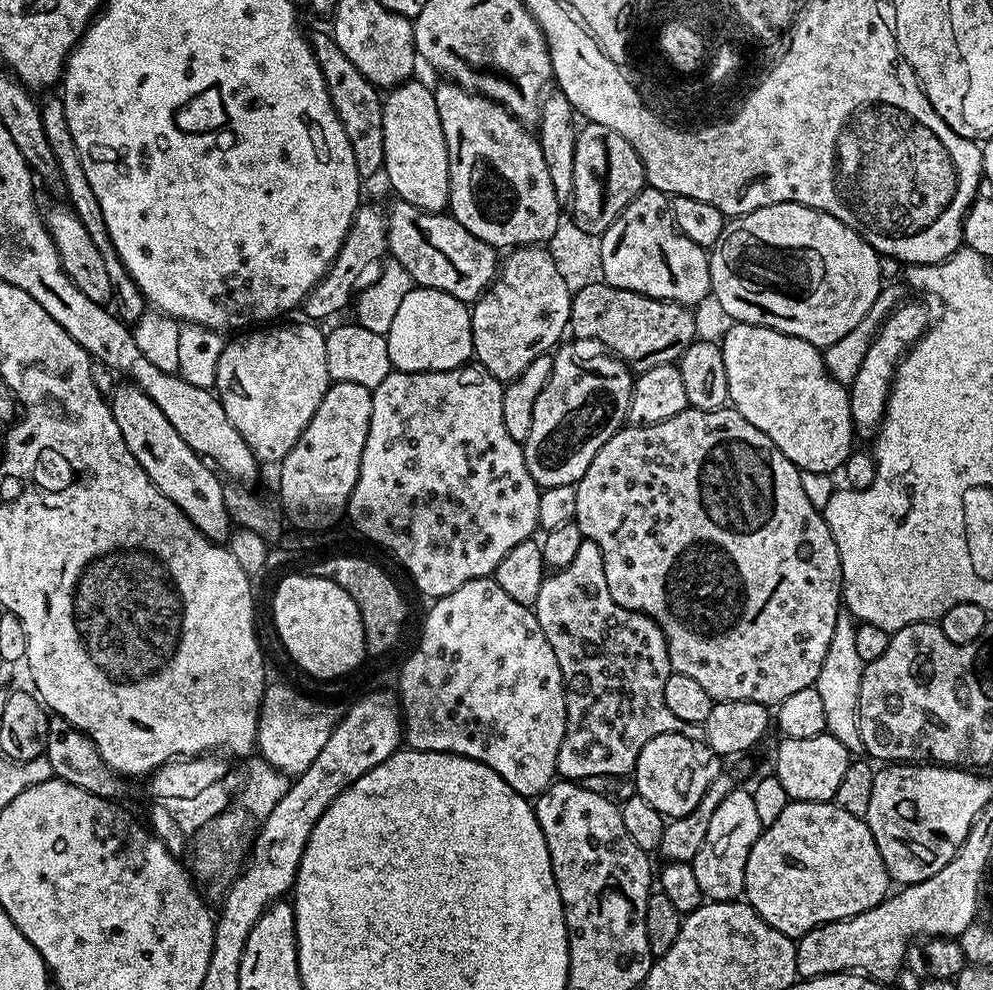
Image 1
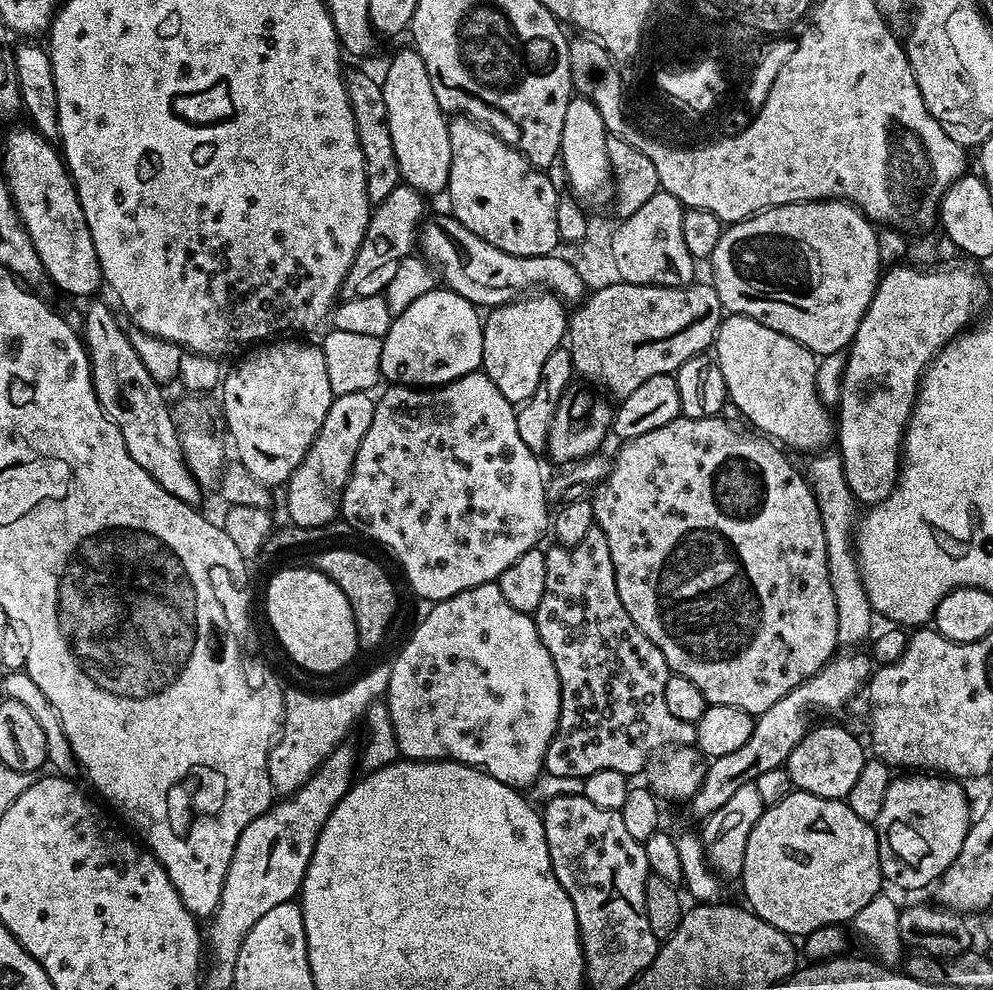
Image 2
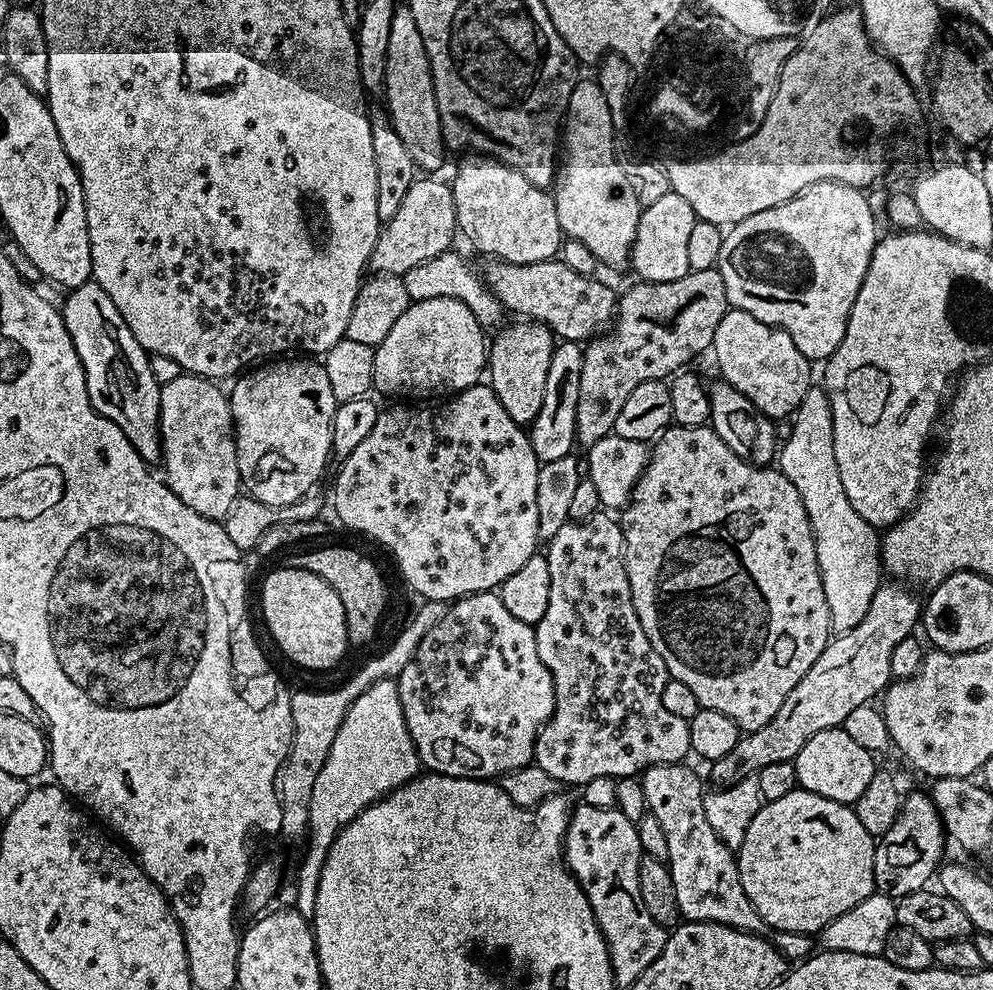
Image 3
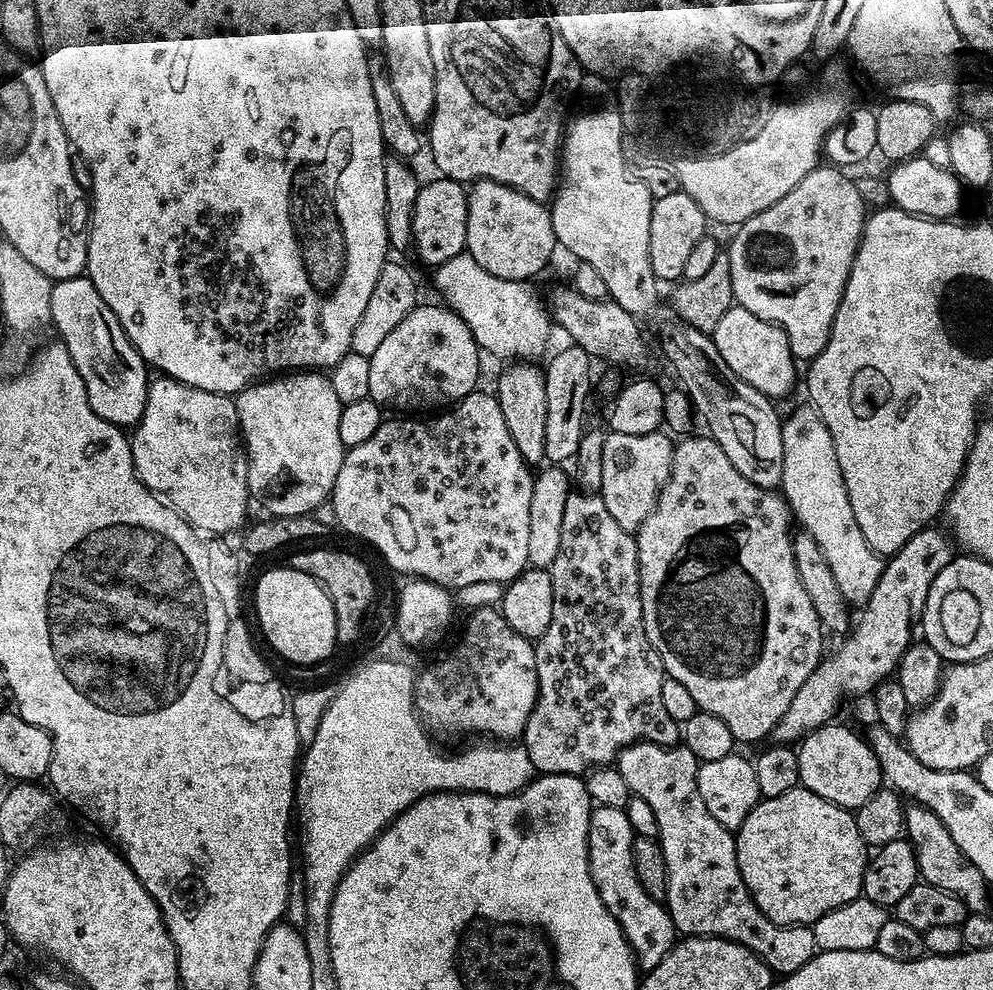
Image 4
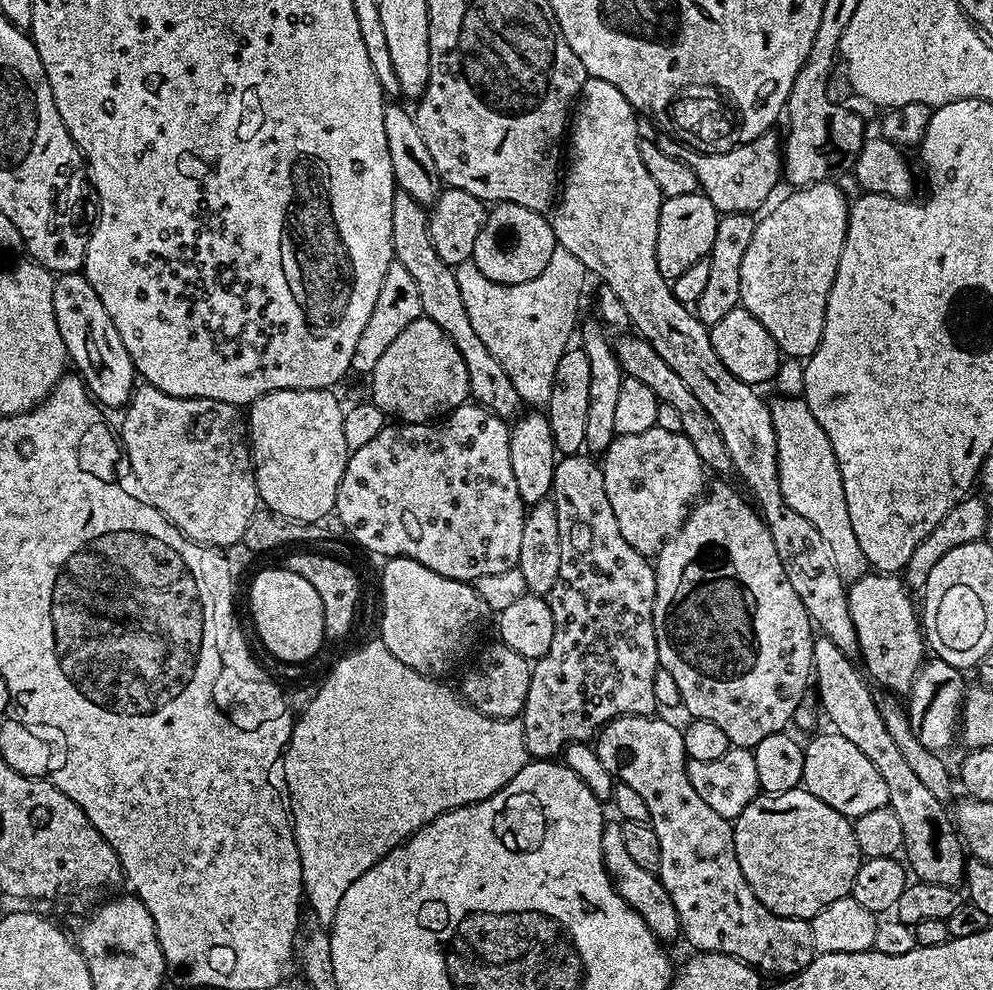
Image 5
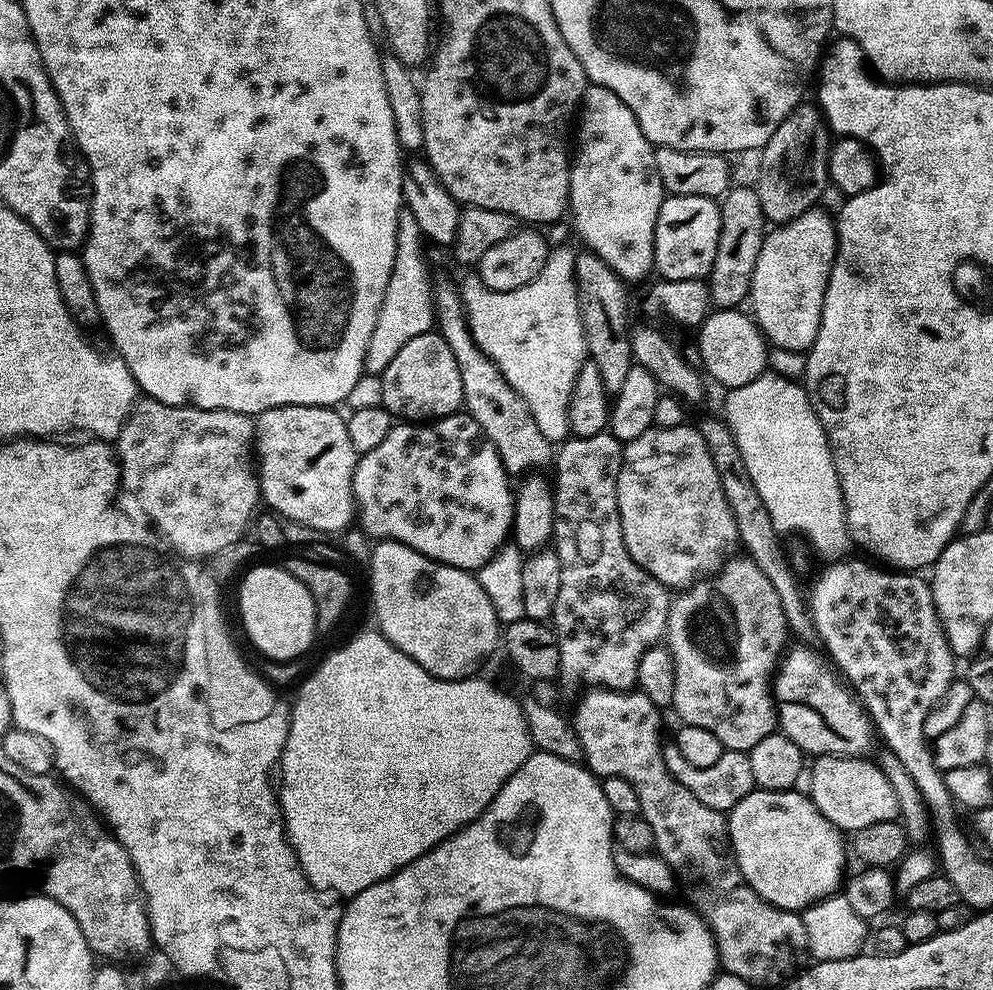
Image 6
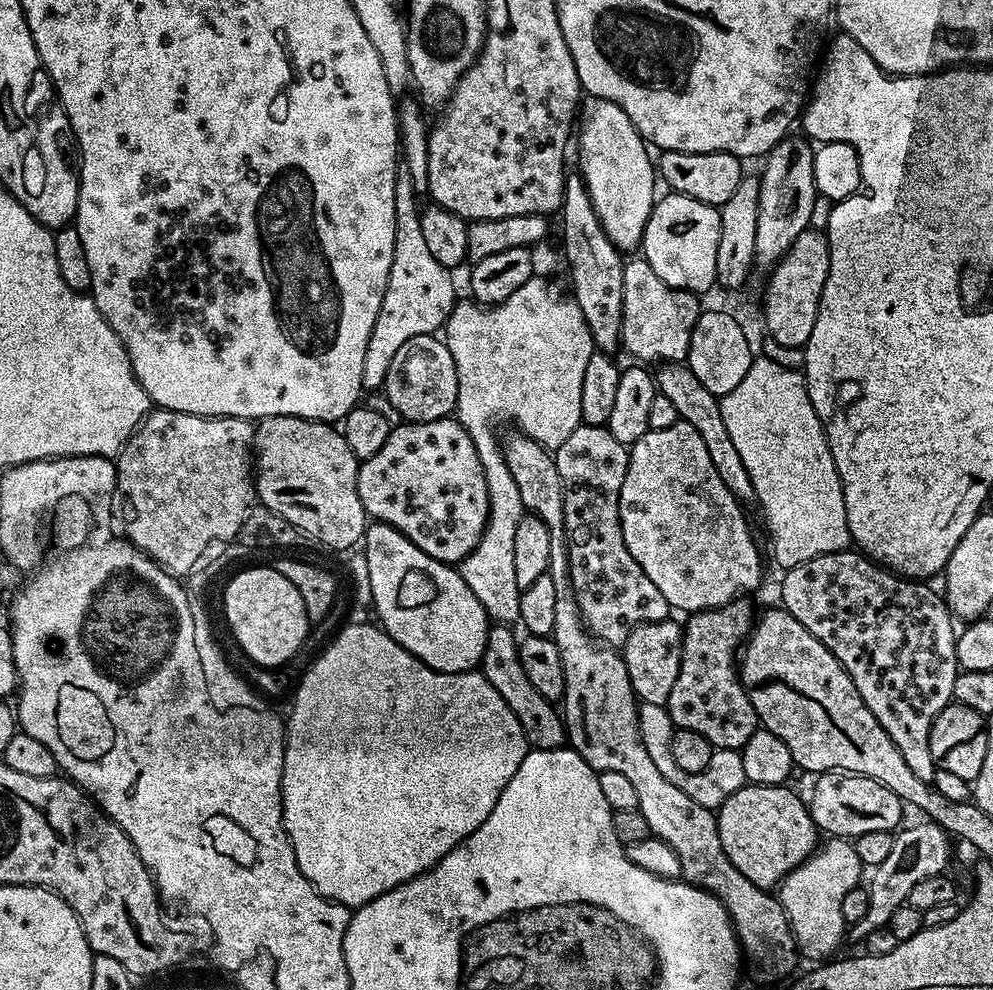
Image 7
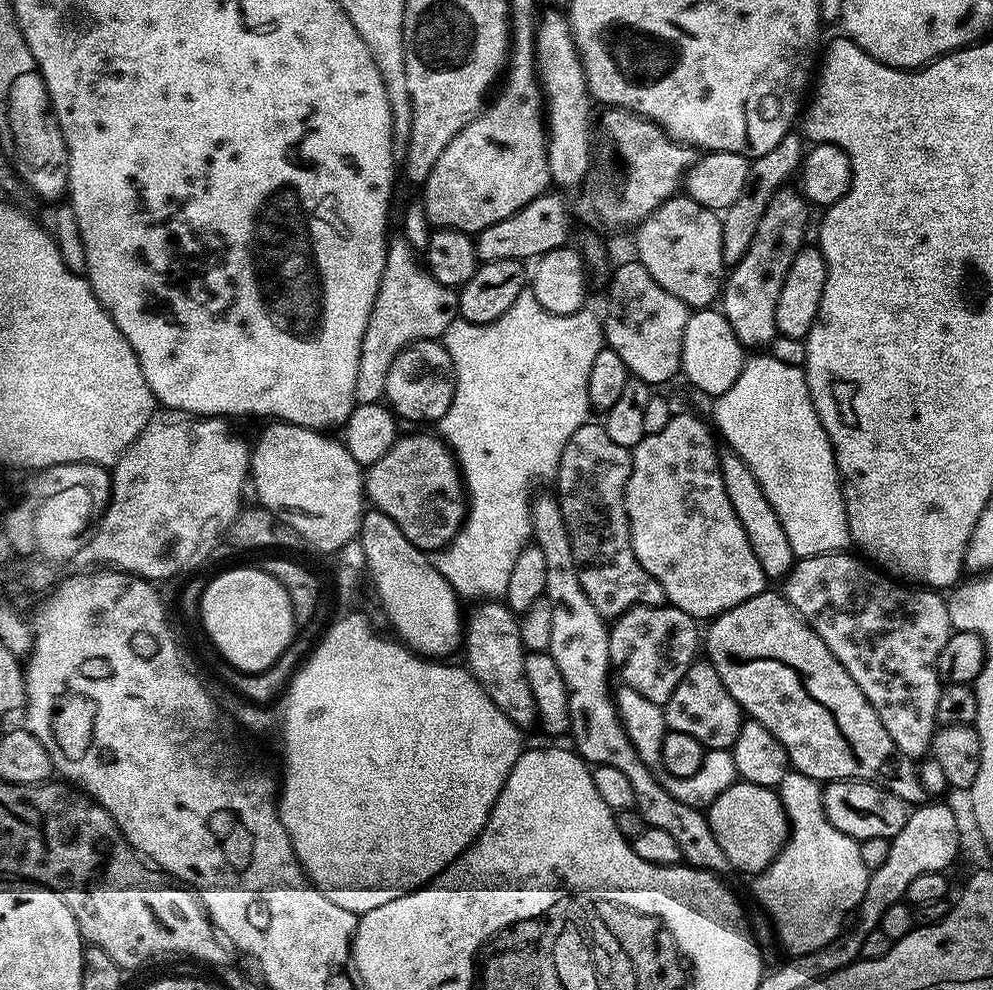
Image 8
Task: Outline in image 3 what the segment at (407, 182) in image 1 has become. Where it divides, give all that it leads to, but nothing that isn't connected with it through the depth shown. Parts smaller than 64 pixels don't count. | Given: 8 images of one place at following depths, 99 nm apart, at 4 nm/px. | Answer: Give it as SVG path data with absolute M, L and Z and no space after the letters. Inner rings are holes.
M406 6L397 7L390 24L390 46L386 46L386 86L383 99L388 100L386 111L392 117L394 130L398 130L398 138L406 142L406 150L410 150L410 158L414 158L417 169L432 174L435 168L444 164L444 131L440 125L440 111L436 101L436 91L432 81L432 67L422 42L422 34L418 34L418 22L414 22L414 14Z

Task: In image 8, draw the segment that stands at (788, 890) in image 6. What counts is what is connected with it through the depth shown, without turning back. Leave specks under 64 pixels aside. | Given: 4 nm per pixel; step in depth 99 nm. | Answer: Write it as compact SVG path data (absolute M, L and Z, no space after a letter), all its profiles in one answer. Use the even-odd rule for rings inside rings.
M747 782L731 784L714 798L706 815L714 838L718 838L718 846L722 846L722 854L726 854L729 865L740 872L759 874L766 871L788 841L788 815L776 788Z

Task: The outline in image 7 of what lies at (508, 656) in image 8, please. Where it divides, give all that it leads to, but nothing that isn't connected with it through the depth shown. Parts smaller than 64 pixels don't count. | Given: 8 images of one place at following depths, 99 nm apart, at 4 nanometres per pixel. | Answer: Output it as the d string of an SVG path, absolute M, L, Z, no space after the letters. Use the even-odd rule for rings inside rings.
M508 626L489 627L484 656L478 665L479 671L484 673L486 682L490 682L490 686L494 686L498 694L502 694L506 706L514 710L514 718L518 718L518 726L522 726L522 734L526 734L528 743L533 749L563 748L568 738L564 717L553 701L542 698L542 694L538 694L534 686L530 686L530 678L526 678L526 670L522 670L518 636L511 630L513 629Z

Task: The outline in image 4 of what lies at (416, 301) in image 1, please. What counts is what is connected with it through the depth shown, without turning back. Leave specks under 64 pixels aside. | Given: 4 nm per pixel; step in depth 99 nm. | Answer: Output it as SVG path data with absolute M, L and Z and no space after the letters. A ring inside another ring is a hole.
M439 303L423 304L413 308L410 314L406 314L406 318L402 318L402 322L394 326L394 331L378 345L378 350L374 350L374 354L368 357L370 388L367 399L379 404L381 409L401 408L404 411L401 413L404 414L419 413L416 412L419 408L440 410L477 391L482 350L477 346L474 334L451 308L441 306Z

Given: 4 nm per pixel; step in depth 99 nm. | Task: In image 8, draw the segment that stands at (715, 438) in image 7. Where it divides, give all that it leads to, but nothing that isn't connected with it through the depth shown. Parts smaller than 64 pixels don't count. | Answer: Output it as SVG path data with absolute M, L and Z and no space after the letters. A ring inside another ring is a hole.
M724 450L720 452L720 473L722 486L726 486L726 498L730 498L730 506L734 506L734 514L738 514L742 530L746 530L746 538L750 542L750 550L754 550L754 558L758 558L758 566L762 566L764 575L769 581L783 581L792 571L794 557L790 550L790 542L786 538L786 530L782 530L782 522L778 522L774 506L766 502L766 494L762 494L762 486L758 486L754 470L750 470L750 466L742 462L739 454Z

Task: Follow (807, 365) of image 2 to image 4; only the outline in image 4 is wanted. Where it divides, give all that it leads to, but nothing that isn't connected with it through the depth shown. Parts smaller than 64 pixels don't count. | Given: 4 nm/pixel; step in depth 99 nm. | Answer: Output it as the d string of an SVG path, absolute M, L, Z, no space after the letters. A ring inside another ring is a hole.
M733 306L722 314L718 326L710 333L714 346L718 346L718 354L730 366L742 382L750 382L754 390L769 398L784 396L796 384L796 367L798 361L792 355L790 342L784 331L776 324L758 318L758 314L750 314L750 310Z

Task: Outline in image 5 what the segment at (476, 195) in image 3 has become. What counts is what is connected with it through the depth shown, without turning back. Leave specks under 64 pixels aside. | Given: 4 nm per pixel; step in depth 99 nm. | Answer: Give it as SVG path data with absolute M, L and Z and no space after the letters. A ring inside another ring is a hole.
M514 202L492 204L487 214L486 222L474 242L472 261L478 270L486 274L490 282L499 284L517 284L538 278L542 270L546 270L550 254L554 254L558 246L551 219L543 212L526 210L526 206L518 206Z

